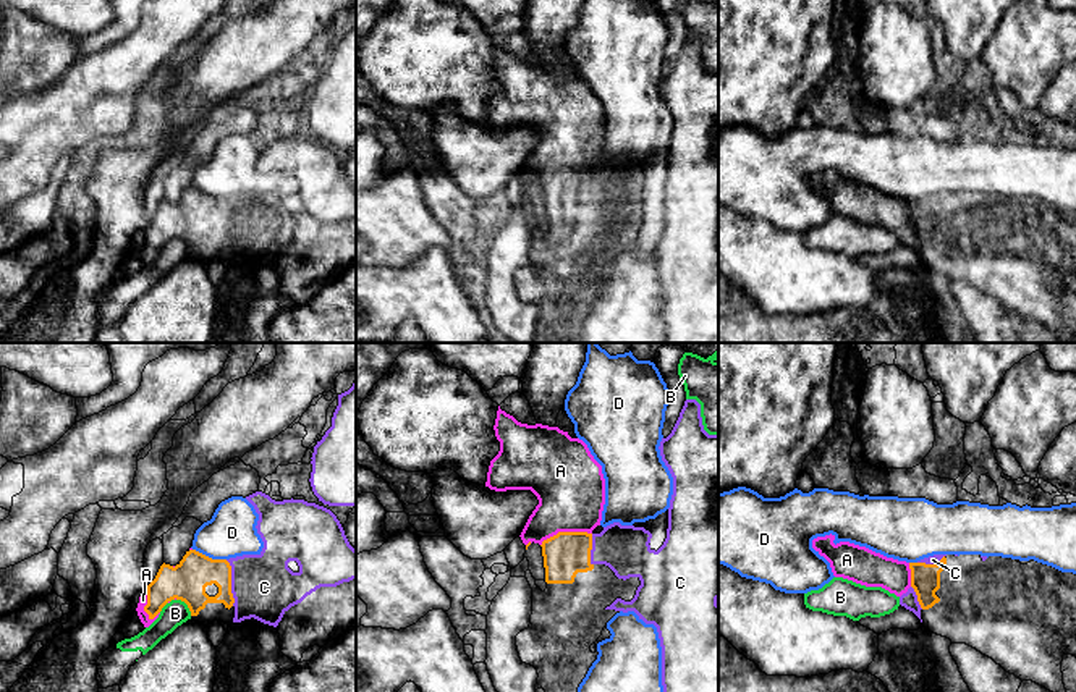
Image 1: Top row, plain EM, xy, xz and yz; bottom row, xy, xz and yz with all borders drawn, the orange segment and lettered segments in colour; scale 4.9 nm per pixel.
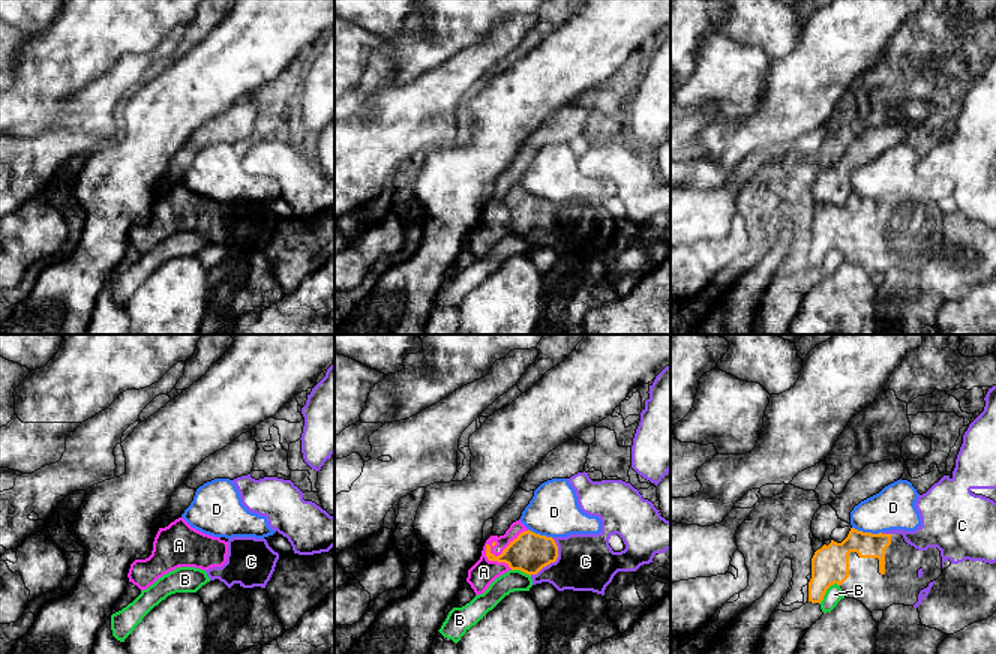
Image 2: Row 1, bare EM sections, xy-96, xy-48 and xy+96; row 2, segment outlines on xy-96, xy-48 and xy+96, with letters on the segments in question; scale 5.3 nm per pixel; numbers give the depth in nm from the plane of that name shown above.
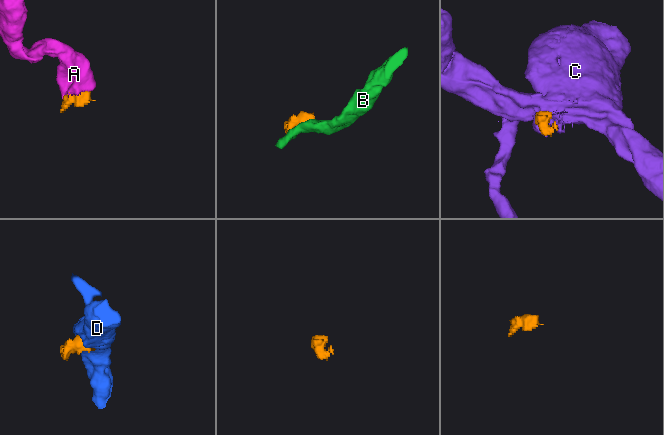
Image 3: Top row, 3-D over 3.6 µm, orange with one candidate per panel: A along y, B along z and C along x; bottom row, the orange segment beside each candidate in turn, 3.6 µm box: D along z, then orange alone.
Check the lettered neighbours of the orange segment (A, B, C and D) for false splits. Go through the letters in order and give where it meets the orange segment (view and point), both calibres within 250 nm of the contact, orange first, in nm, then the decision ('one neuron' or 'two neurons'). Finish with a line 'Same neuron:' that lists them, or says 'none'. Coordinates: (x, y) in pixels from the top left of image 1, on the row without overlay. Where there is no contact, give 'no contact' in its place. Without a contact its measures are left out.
A: contact xz (565, 170); calibres 220 and 340 nm; one neuron
B: contact xy (186, 241); calibres 190 and 120 nm; two neurons
C: contact xy (230, 220); calibres 190 and 320 nm; two neurons
D: contact xy (207, 194); calibres 190 and 240 nm; two neurons
Same neuron: A

